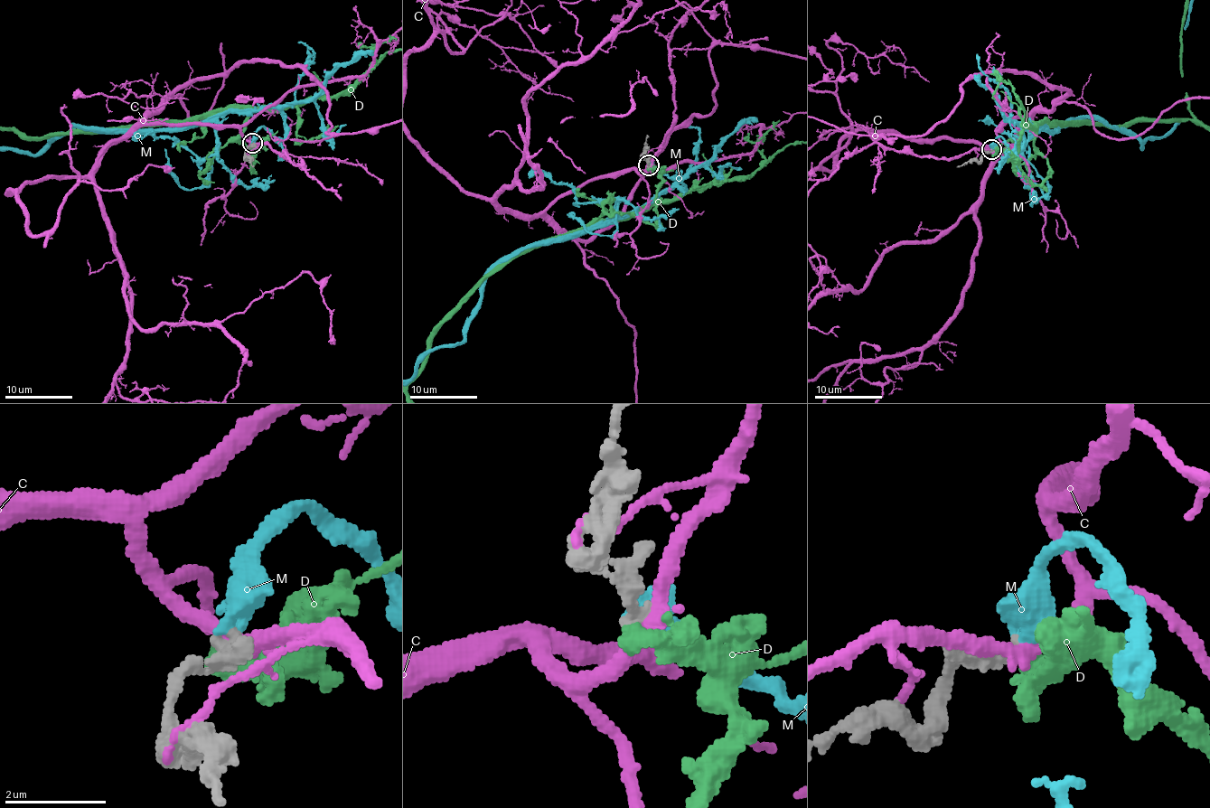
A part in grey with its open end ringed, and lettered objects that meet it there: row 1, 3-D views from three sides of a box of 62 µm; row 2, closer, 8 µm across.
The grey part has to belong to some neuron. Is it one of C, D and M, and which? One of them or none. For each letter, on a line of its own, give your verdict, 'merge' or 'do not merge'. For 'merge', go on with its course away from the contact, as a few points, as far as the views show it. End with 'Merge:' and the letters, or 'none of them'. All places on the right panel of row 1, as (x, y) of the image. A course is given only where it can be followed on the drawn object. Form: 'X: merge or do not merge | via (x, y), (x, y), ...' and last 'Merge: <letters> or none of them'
C: do not merge
D: do not merge
M: merge | via (990, 149), (1023, 145), (1023, 123), (1105, 121), (1143, 148), (1176, 125)
Merge: M

